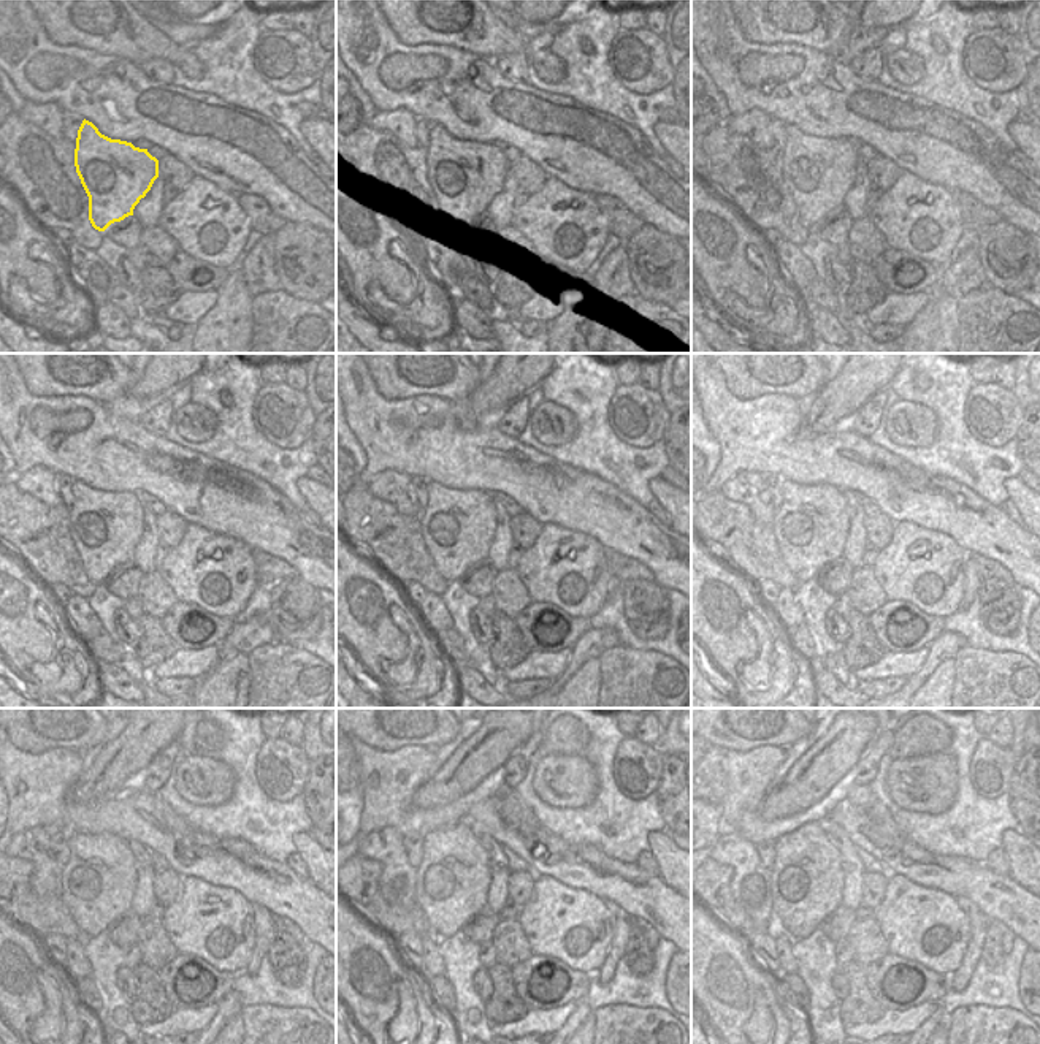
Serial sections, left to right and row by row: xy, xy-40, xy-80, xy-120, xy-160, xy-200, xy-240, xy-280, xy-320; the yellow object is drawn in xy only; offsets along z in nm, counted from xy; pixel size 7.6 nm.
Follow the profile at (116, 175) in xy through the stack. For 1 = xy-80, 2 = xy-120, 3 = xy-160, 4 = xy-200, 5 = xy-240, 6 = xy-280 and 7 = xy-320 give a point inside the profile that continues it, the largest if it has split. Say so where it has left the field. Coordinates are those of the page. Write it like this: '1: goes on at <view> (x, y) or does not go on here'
1: goes on at xy-80 (818, 173)
2: goes on at xy-120 (105, 526)
3: goes on at xy-160 (457, 525)
4: goes on at xy-200 (810, 528)
5: goes on at xy-240 (99, 880)
6: goes on at xy-280 (452, 880)
7: goes on at xy-320 (807, 878)

